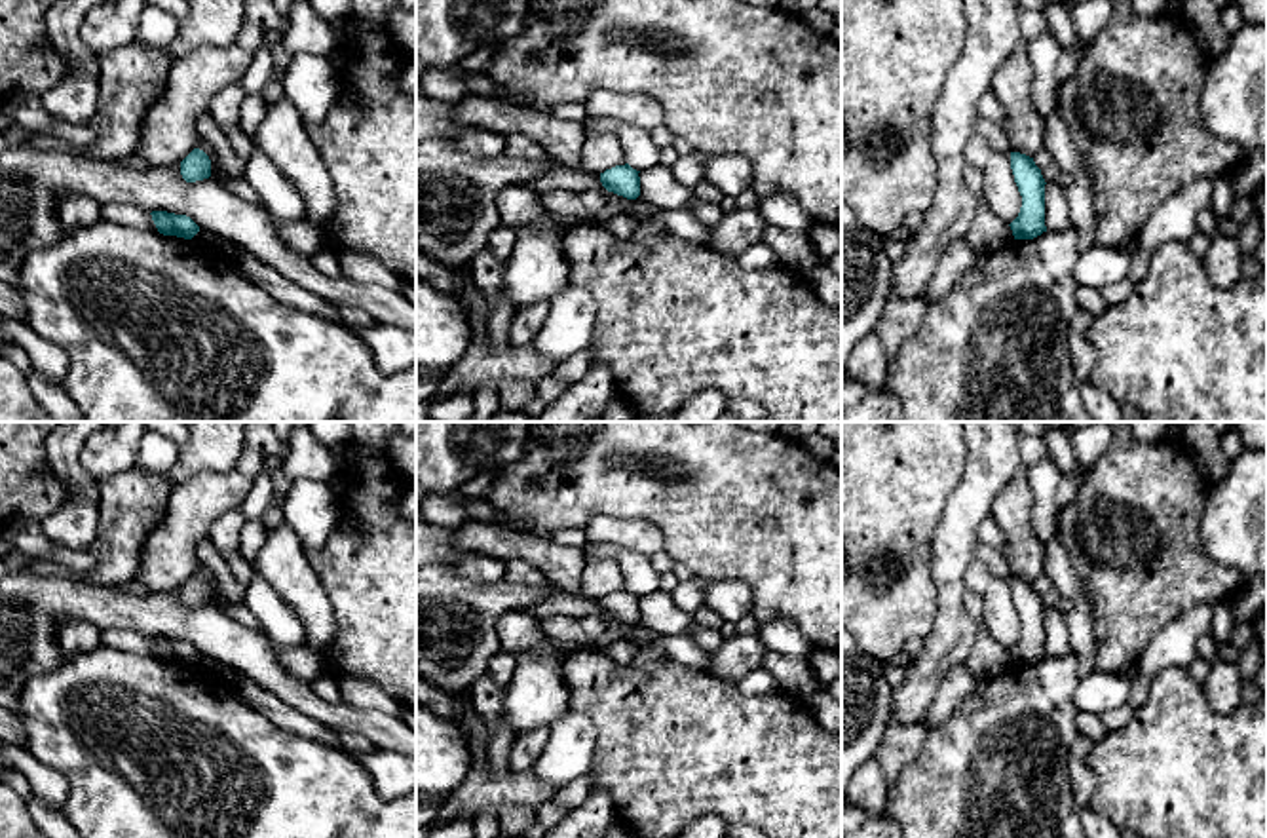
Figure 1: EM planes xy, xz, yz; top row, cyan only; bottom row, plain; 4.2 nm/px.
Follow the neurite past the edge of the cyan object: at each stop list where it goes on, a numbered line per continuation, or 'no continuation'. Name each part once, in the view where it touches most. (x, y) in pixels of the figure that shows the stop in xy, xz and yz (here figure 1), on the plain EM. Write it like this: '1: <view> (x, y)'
no continuation

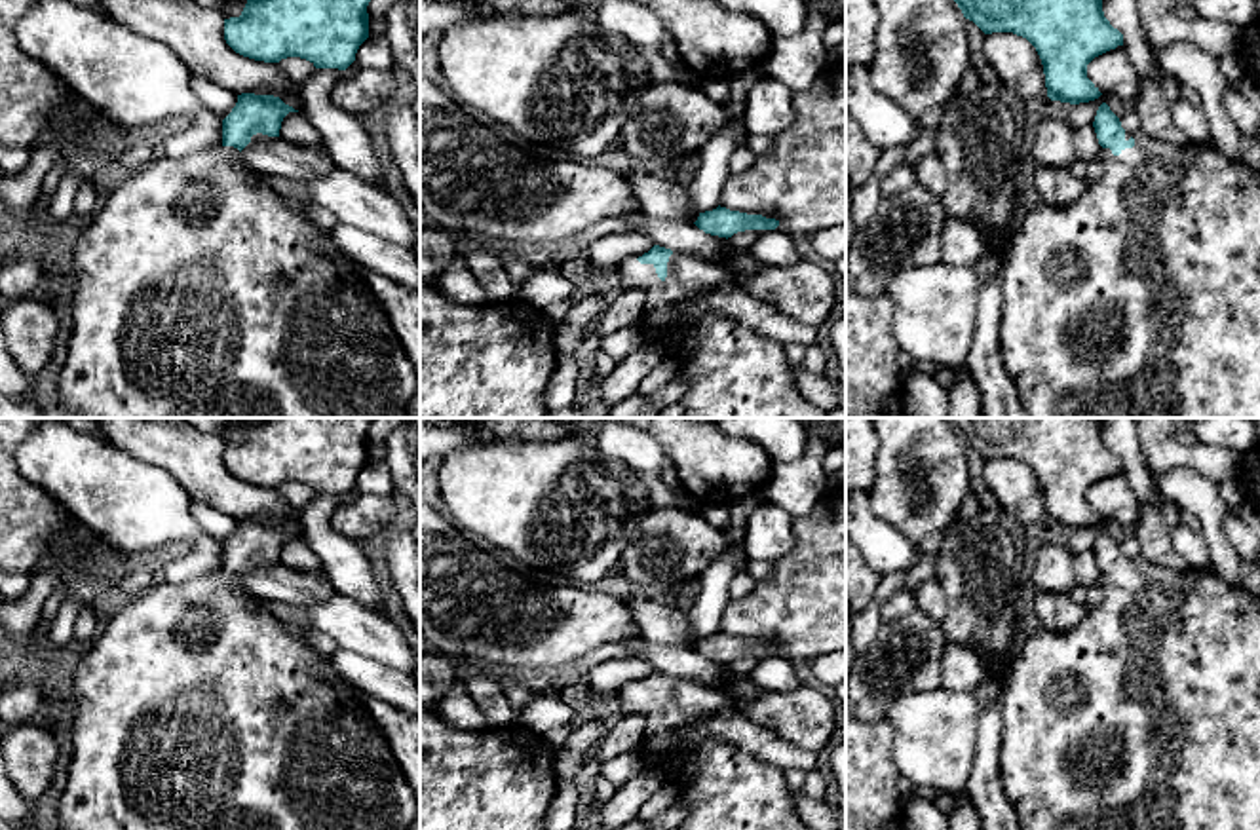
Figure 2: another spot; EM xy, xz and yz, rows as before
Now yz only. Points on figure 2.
1: yz (1146, 715)

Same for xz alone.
1: xz (728, 789)

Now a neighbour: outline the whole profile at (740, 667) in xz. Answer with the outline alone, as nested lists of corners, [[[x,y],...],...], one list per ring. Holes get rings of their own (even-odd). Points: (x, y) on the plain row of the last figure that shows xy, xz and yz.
[[[745,655],[745,657],[734,659],[732,663],[728,663],[726,680],[735,682],[739,678],[749,676],[753,669],[760,665],[766,657],[772,657],[772,655]]]

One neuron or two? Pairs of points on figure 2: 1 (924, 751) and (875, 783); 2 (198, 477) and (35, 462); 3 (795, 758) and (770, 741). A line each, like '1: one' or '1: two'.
1: two
2: two
3: one

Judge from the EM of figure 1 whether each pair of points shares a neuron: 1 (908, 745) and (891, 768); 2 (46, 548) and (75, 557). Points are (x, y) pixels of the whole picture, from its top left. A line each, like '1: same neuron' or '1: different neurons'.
1: same neuron
2: same neuron

